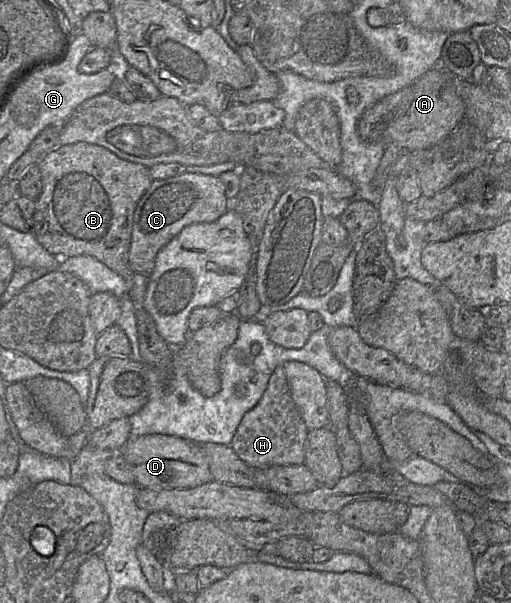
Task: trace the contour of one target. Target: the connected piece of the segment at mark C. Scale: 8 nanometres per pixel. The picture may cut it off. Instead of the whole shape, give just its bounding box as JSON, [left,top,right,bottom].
[128,172,230,277]

